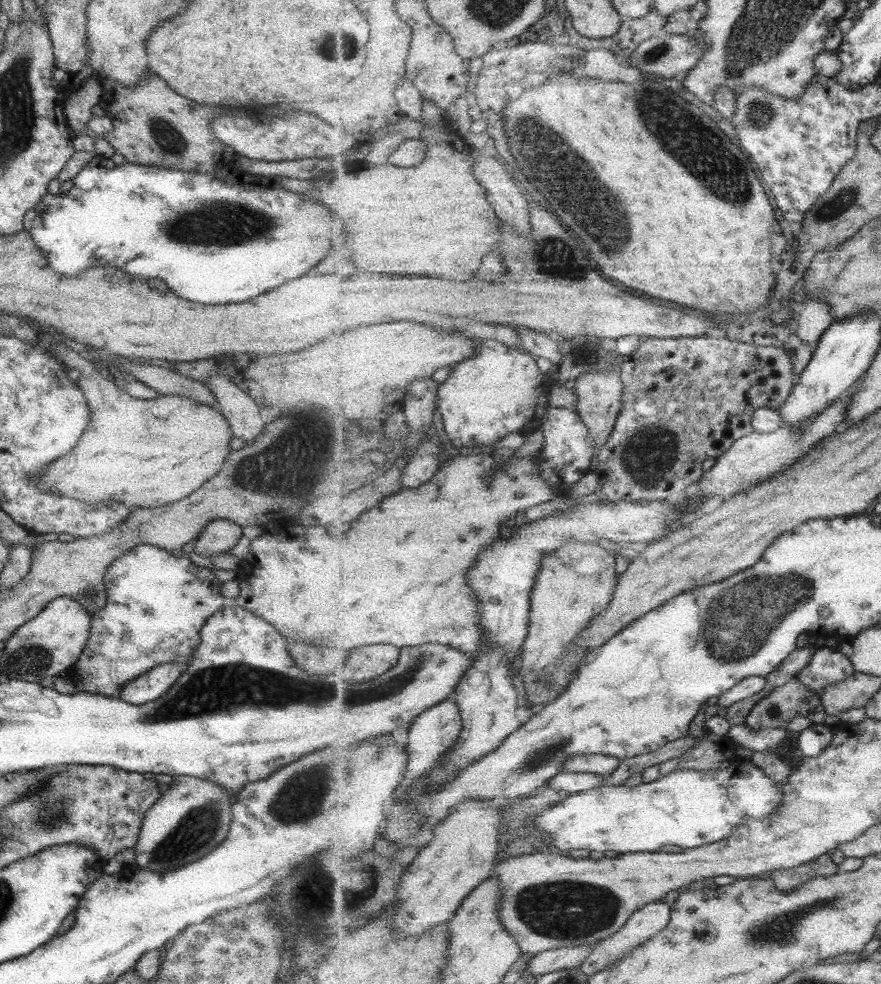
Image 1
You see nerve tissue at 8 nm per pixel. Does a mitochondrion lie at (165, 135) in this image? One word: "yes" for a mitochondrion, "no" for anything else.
yes

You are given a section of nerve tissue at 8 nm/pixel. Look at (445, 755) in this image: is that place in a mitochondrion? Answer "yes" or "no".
no

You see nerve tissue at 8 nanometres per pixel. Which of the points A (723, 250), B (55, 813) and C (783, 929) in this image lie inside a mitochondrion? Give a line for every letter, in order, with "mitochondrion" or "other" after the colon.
A: other
B: mitochondrion
C: mitochondrion

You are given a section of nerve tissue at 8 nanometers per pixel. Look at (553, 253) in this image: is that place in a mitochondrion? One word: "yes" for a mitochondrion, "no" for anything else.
yes

